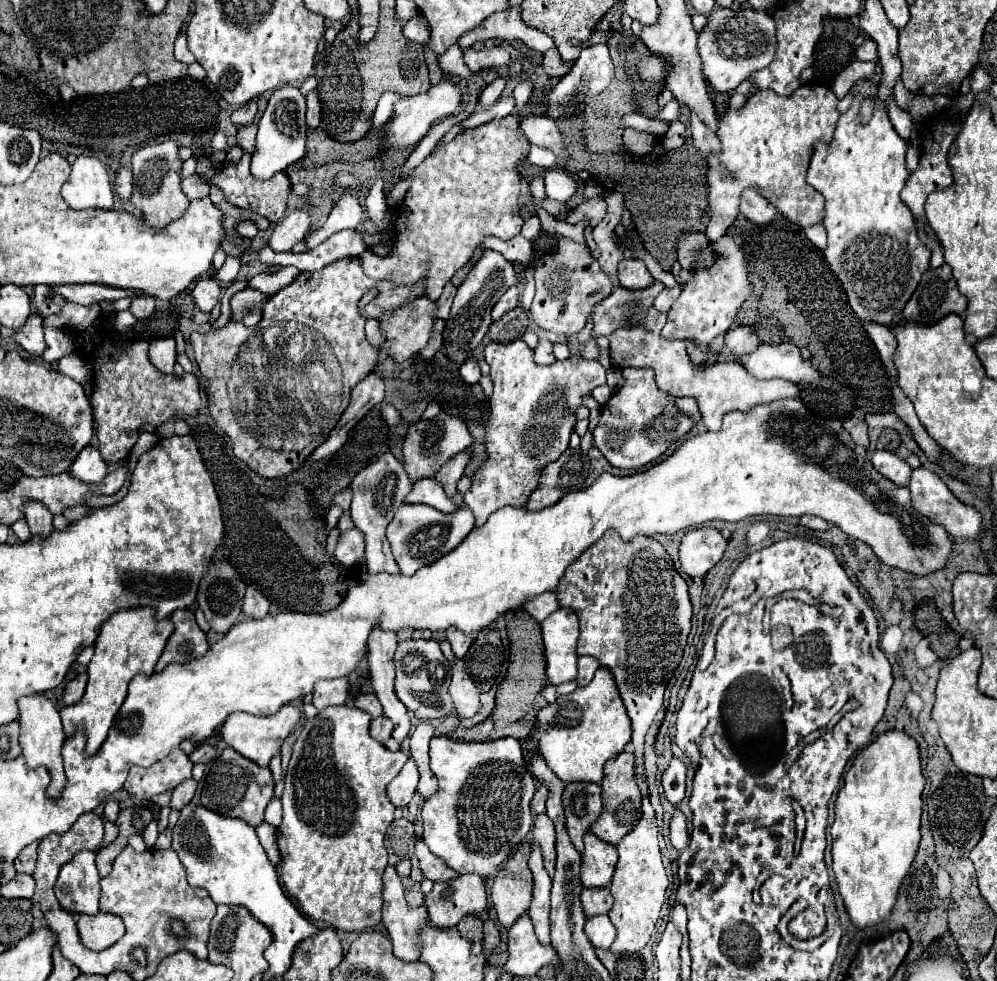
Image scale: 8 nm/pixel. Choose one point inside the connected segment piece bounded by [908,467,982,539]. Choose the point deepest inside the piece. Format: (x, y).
(930, 497)

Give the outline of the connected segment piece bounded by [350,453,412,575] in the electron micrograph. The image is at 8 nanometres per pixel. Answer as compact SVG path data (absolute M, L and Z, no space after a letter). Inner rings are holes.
M384 453L382 459L370 463L366 469L362 469L356 479L352 479L352 491L354 491L354 499L352 499L352 521L354 525L364 533L366 537L366 567L368 573L390 573L396 575L400 573L392 551L390 551L390 543L386 539L386 525L390 523L390 519L394 517L396 509L404 503L404 497L410 493L412 483L402 467L402 463L392 455L392 453ZM388 477L388 483L382 483ZM374 485L376 485L376 495L374 495Z

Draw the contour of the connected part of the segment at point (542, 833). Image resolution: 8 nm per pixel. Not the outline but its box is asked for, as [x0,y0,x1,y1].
[534,813,556,875]

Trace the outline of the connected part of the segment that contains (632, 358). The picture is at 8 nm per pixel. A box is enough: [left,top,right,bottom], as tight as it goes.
[608,307,800,431]

